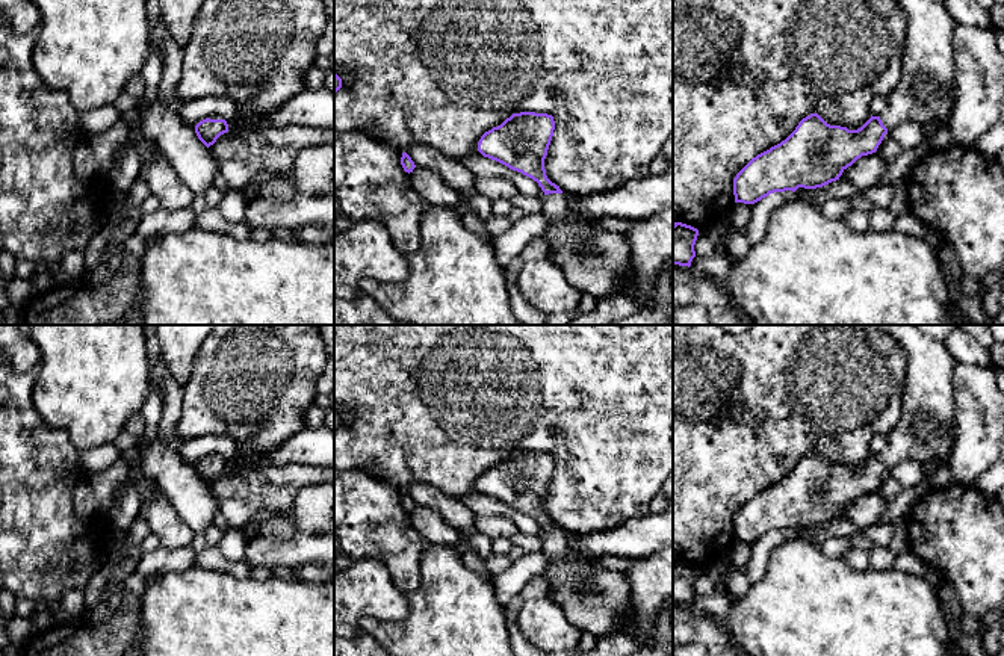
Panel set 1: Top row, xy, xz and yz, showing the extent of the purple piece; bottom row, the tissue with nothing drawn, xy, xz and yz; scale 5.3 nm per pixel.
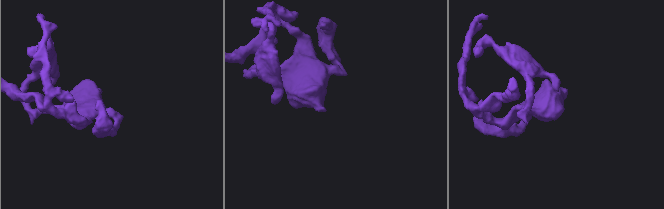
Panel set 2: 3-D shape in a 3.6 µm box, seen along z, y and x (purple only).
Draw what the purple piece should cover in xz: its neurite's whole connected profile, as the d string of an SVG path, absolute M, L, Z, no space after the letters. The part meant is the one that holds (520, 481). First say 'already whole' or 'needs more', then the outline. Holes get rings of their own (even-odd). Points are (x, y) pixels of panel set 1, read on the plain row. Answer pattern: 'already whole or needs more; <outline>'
needs more; M535 450L513 452L500 464L493 466L481 475L478 490L484 496L522 511L538 521L546 534L541 552L547 558L547 567L543 573L549 582L547 597L564 611L566 618L573 626L597 638L626 630L626 627L631 626L626 612L631 606L632 588L624 573L602 568L596 559L587 561L573 558L569 552L569 541L562 529L546 514L544 497L553 469L555 460L552 453Z

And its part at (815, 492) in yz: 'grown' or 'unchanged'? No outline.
grown

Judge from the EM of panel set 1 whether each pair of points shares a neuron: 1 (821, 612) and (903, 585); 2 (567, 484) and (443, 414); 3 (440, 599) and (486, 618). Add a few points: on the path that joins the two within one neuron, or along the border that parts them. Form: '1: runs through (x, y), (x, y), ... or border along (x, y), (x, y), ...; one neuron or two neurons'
1: runs through (841, 612), (876, 612), (883, 605); one neuron
2: runs through (555, 446), (523, 414), (481, 414); one neuron
3: runs through (451, 609), (460, 618), (475, 618); one neuron

